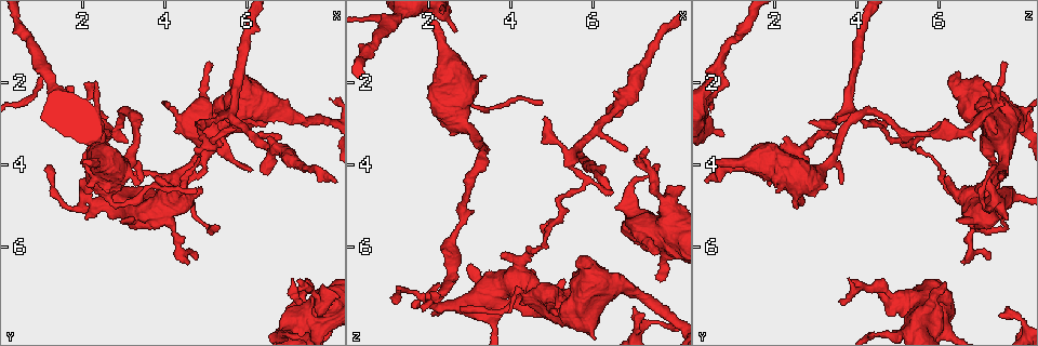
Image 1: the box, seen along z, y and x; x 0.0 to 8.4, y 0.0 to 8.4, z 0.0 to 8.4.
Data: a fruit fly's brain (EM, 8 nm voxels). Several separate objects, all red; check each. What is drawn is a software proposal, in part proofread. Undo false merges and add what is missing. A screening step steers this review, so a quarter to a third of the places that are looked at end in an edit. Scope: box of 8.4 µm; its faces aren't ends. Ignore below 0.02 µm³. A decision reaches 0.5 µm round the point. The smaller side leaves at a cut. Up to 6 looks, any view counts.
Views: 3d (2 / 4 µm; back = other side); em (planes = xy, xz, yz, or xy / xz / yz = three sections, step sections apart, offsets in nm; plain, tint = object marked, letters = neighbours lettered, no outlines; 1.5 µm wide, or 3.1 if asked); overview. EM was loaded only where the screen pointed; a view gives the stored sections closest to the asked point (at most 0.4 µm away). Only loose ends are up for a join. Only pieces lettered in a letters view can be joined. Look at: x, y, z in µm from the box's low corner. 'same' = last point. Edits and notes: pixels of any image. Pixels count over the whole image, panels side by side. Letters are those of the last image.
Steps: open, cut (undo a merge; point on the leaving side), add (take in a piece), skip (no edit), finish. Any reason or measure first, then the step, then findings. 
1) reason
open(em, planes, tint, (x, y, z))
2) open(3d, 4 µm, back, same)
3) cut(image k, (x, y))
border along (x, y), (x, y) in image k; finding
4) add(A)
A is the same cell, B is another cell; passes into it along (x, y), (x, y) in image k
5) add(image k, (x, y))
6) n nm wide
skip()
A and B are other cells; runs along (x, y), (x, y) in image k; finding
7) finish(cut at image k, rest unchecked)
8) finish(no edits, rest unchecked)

branch stops here
open(3d, 2 µm, (1.25, 4.00, 7.35))

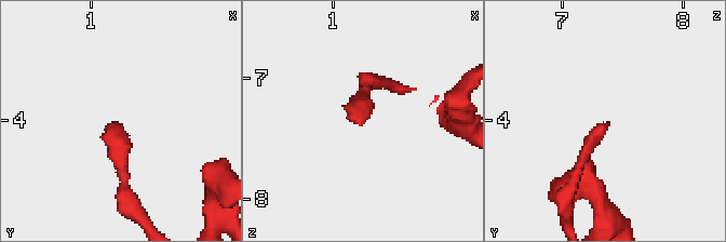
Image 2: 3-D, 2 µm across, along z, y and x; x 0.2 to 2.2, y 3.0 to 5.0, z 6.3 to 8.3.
open(em, planes, letters, (1.22, 4.02, 7.38))

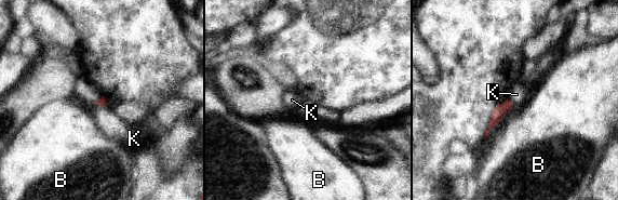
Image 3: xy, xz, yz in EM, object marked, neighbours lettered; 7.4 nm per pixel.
skip()
B and K are other cells; no lettered piece goes on from it

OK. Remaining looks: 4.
branch stops here
open(3d, 2 µm, back, (5.10, 1.60, 7.65))

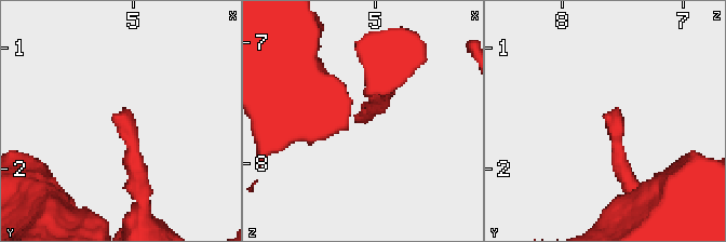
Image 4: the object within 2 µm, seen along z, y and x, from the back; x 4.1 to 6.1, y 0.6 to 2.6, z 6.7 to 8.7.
open(em, xz, step 8, plain, (5.12, 1.54, 7.66))

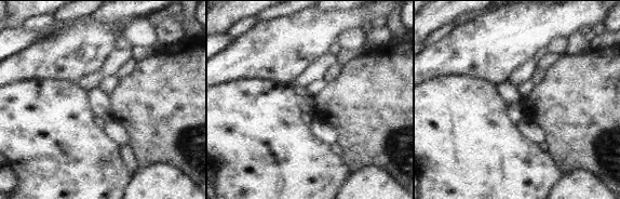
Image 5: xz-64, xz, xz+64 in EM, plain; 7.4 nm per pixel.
open(em, xz, step 8, letters, same)

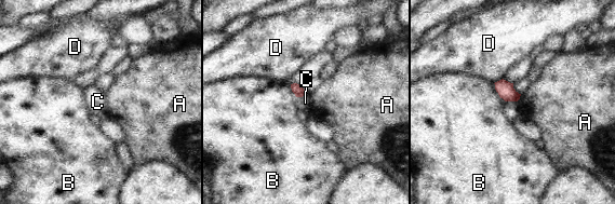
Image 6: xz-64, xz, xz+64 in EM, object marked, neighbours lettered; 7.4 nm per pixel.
skip()
A, B, C and D are other cells; none of them fits

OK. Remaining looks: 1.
branch stops here
open(em, planes, letters, (6.45, 3.00, 4.75))

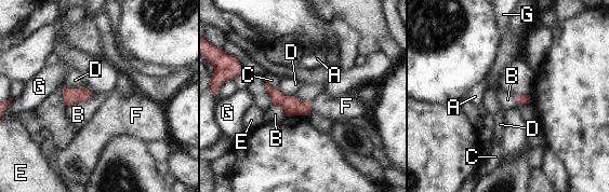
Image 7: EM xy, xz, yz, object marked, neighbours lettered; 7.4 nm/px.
skip()
A, B, C, D, E, F and G are other cells; border along (528, 103), (520, 106) in image 7; no lettered piece goes on from it

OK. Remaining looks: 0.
finish(no edits, rest unchecked)

